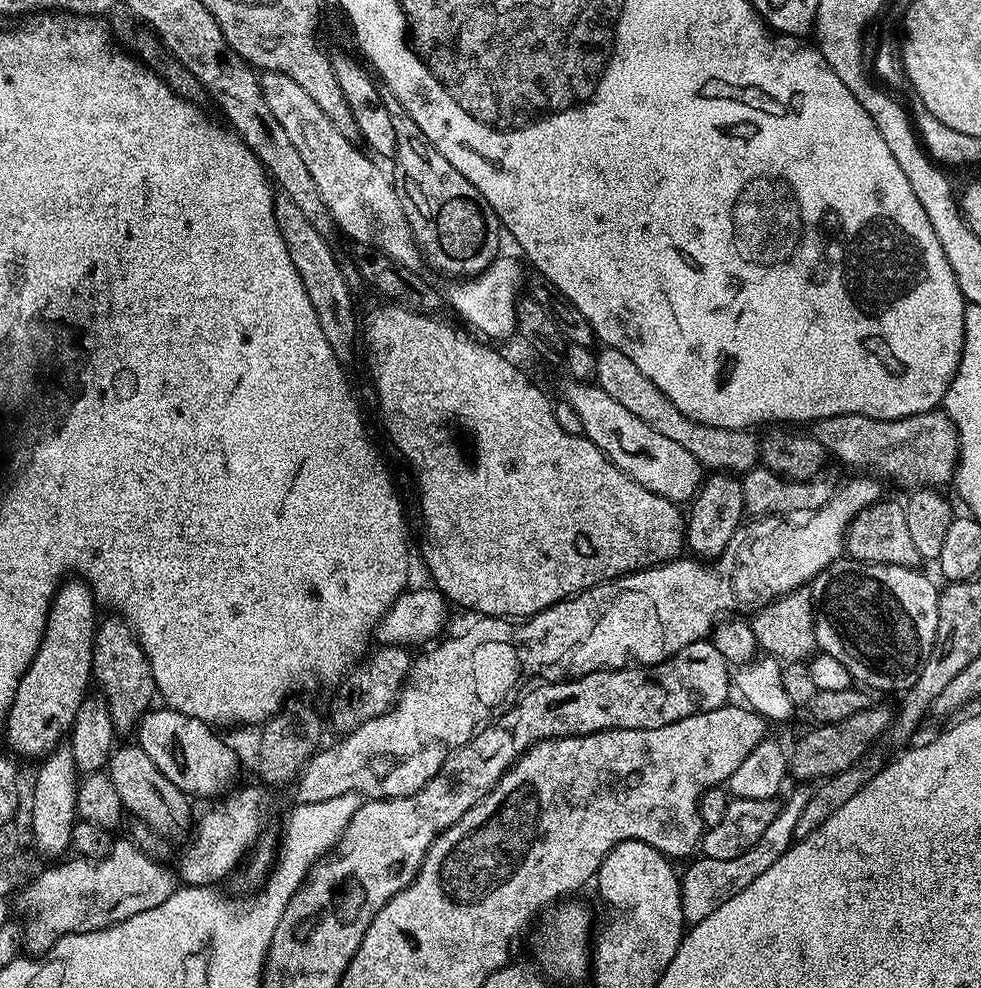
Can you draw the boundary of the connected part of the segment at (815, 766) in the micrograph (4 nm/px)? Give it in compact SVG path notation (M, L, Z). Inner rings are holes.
M873 703L866 710L858 710L858 714L850 714L850 718L846 718L842 722L834 722L833 724L821 724L812 726L812 729L797 742L793 748L790 748L790 772L793 777L797 776L797 781L808 782L804 780L812 780L811 782L819 782L828 779L829 776L837 776L840 772L845 772L848 768L857 767L861 763L860 760L872 748L872 743L879 738L880 734L894 722L894 708L888 704Z

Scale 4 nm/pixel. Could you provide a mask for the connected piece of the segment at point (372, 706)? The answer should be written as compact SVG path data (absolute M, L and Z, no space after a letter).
M380 646L376 650L376 653L371 653L372 660L365 659L357 663L339 685L340 697L332 704L332 724L337 728L337 733L352 732L362 722L378 718L388 711L400 696L400 689L408 678L414 659L413 653L408 653L411 651L404 646Z

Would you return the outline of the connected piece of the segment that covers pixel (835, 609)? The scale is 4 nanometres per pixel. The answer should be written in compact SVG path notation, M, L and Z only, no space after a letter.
M841 558L812 577L810 591L816 614L817 649L830 654L830 658L838 658L838 662L850 670L857 685L900 694L920 681L920 671L930 658L936 641L940 601L938 588L932 585L930 577L923 576L920 571L919 567L864 564L860 560Z

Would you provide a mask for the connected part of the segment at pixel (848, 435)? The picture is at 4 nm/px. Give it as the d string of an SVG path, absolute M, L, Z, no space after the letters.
M933 410L930 412L923 412L922 414L914 414L907 416L901 420L871 420L865 416L831 416L825 420L815 421L814 435L825 450L825 453L832 454L836 452L836 456L844 464L849 464L850 467L856 468L852 470L867 470L869 473L875 474L877 477L883 478L885 481L893 480L894 483L904 483L908 490L915 490L917 488L926 488L929 486L944 486L944 484L953 479L956 475L956 461L960 459L960 437L956 435L956 428L952 425L952 419L948 417L947 412L943 410Z

